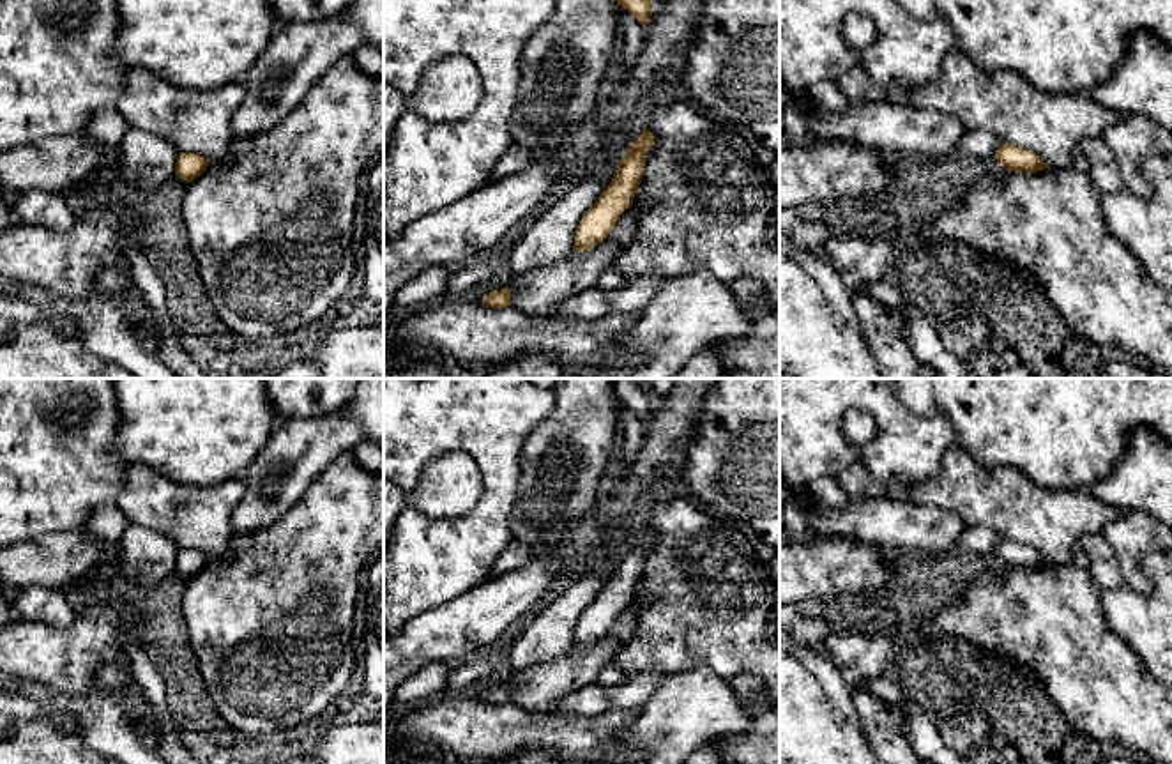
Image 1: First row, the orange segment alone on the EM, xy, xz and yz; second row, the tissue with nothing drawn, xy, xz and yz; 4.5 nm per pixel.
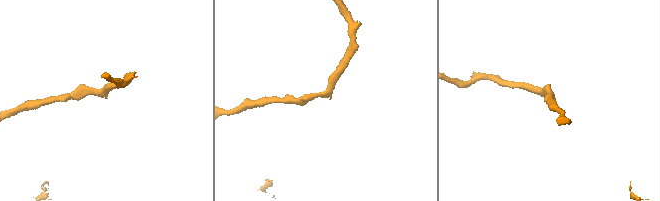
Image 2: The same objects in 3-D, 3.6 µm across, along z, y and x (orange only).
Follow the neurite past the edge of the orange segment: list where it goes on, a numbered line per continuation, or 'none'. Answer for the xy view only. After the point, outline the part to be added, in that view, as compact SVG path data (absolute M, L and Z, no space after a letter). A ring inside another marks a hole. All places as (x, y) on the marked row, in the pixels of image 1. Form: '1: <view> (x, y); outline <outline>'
none

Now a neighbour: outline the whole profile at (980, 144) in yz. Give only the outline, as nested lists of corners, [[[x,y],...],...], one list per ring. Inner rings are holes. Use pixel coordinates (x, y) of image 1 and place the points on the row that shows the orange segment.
[[[986,129],[967,131],[958,141],[956,159],[979,159],[988,163],[993,161],[1001,145],[1001,138]]]

